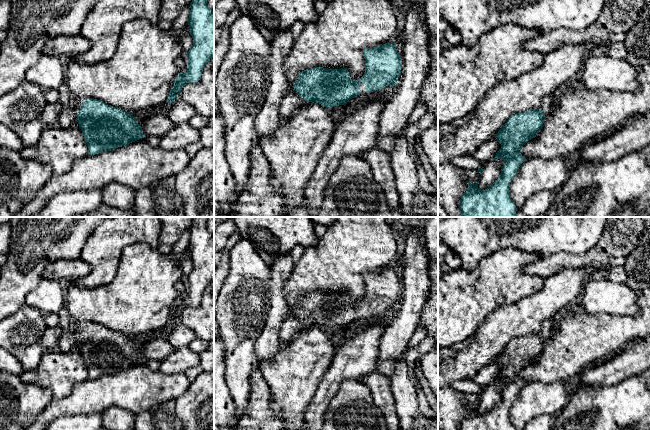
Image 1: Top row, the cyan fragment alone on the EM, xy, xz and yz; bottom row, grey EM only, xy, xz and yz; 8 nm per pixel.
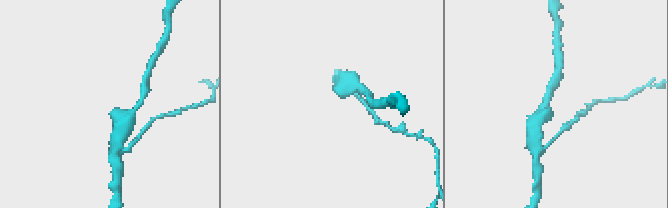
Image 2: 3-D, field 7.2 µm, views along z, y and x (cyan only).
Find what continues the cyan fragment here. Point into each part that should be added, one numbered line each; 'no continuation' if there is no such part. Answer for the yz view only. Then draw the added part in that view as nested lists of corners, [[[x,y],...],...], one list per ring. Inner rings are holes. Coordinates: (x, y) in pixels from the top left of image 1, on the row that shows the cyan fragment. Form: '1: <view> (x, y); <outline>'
1: yz (548, 102); [[[553,94],[543,97],[541,108],[545,117],[547,117],[554,110],[557,101],[558,100],[553,96]]]

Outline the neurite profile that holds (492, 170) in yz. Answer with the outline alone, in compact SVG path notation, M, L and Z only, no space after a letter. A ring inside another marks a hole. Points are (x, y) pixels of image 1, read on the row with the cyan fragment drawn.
M496 159L486 163L480 175L478 188L485 190L493 184L500 176L503 164L504 160L502 159Z

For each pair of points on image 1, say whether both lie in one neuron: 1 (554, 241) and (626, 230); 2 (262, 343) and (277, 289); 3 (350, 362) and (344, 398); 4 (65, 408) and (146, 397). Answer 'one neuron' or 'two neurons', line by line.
1: two neurons
2: one neuron
3: two neurons
4: one neuron

